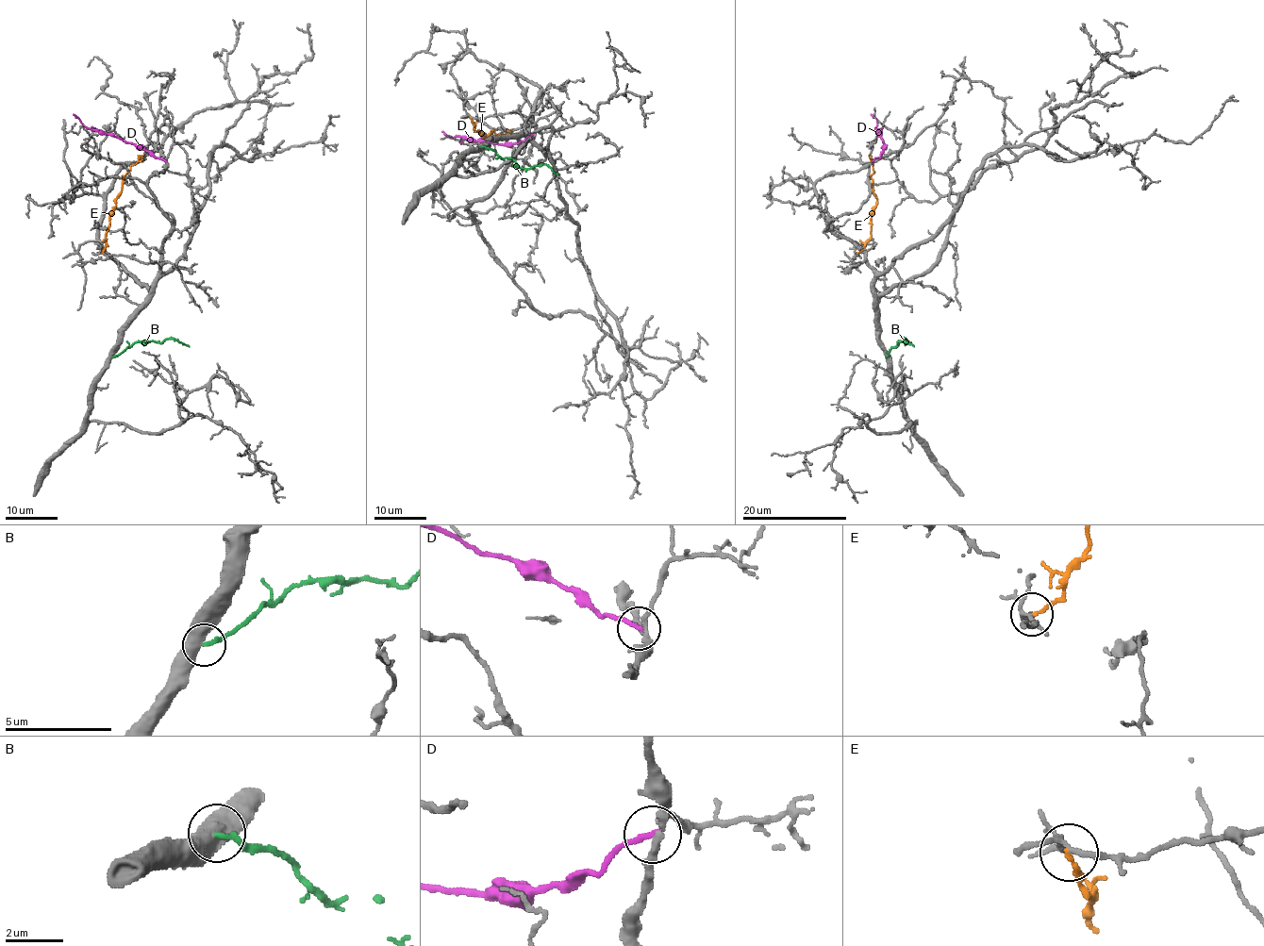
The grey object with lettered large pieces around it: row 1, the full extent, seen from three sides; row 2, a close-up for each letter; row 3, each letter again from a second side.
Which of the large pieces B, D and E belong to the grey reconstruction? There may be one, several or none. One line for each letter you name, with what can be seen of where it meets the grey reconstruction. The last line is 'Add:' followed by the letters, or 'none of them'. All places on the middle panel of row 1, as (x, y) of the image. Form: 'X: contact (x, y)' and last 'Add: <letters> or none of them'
Add: none of them

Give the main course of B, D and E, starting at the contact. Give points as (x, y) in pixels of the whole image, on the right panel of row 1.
B: (886, 356), (897, 342), (907, 342), (904, 339), (914, 346)
D: (873, 161), (883, 151), (883, 141), (876, 128), (877, 122), (871, 114)
E: (856, 253), (864, 247), (871, 236), (871, 212), (876, 206), (870, 175), (873, 172), (873, 164), (869, 155)

